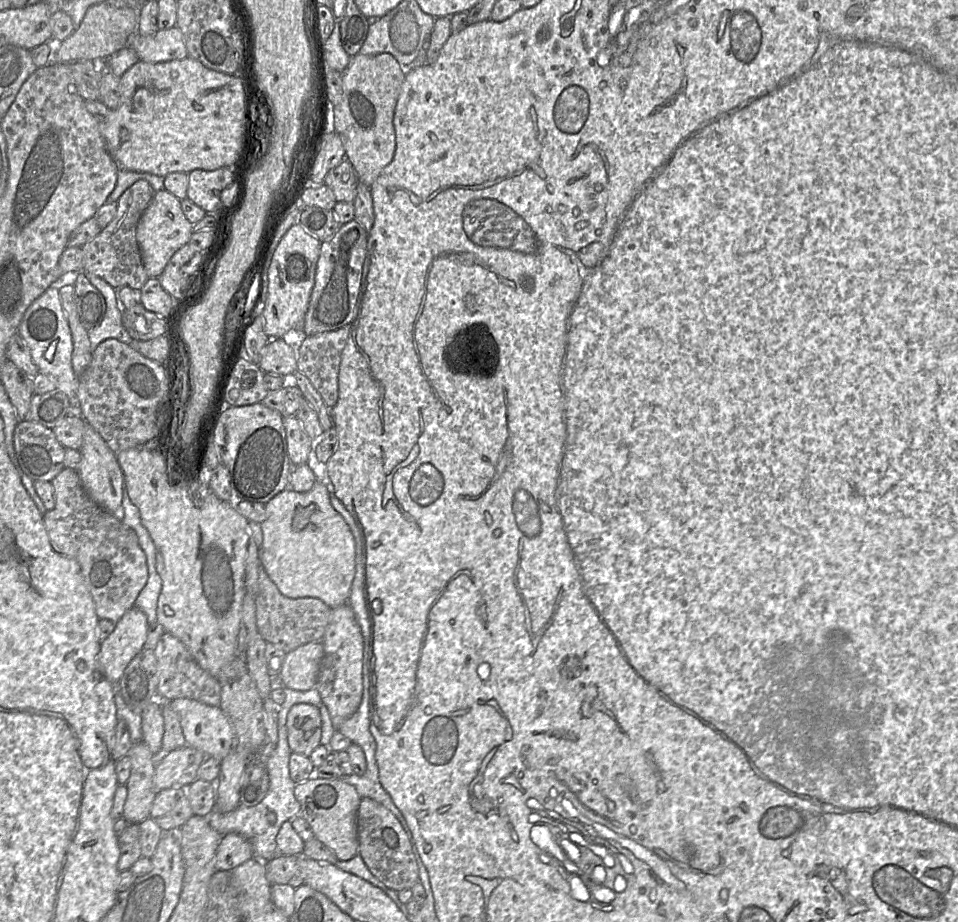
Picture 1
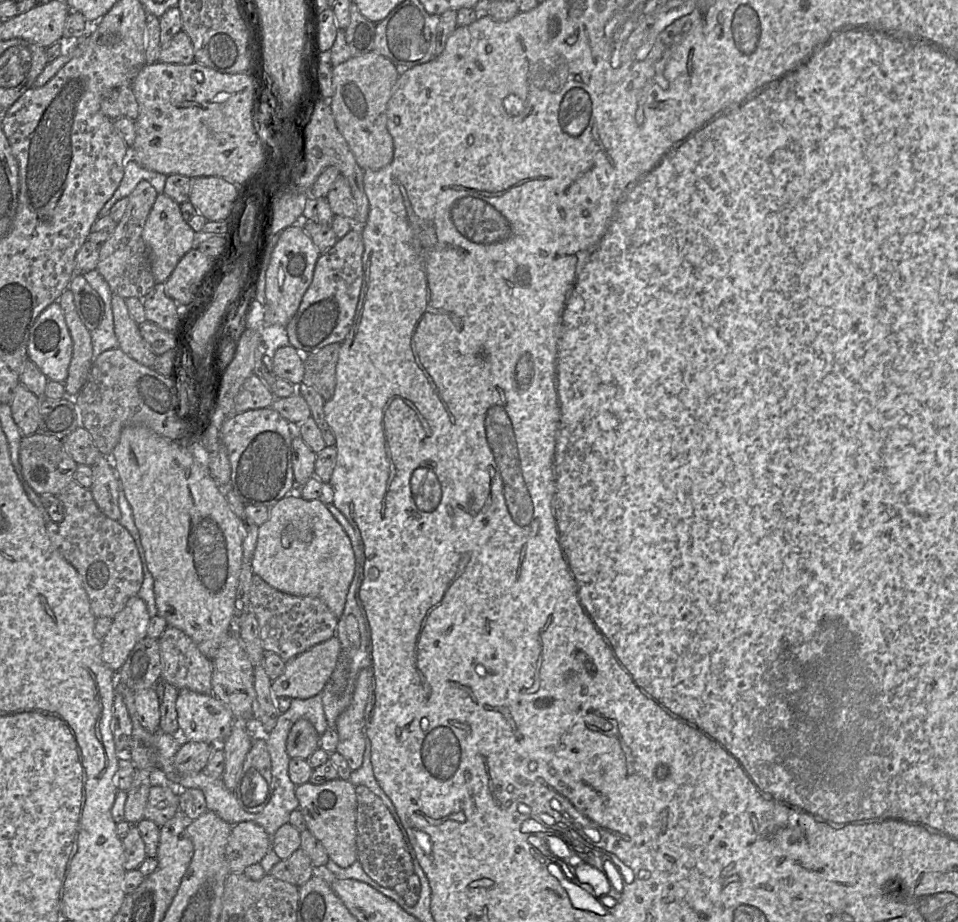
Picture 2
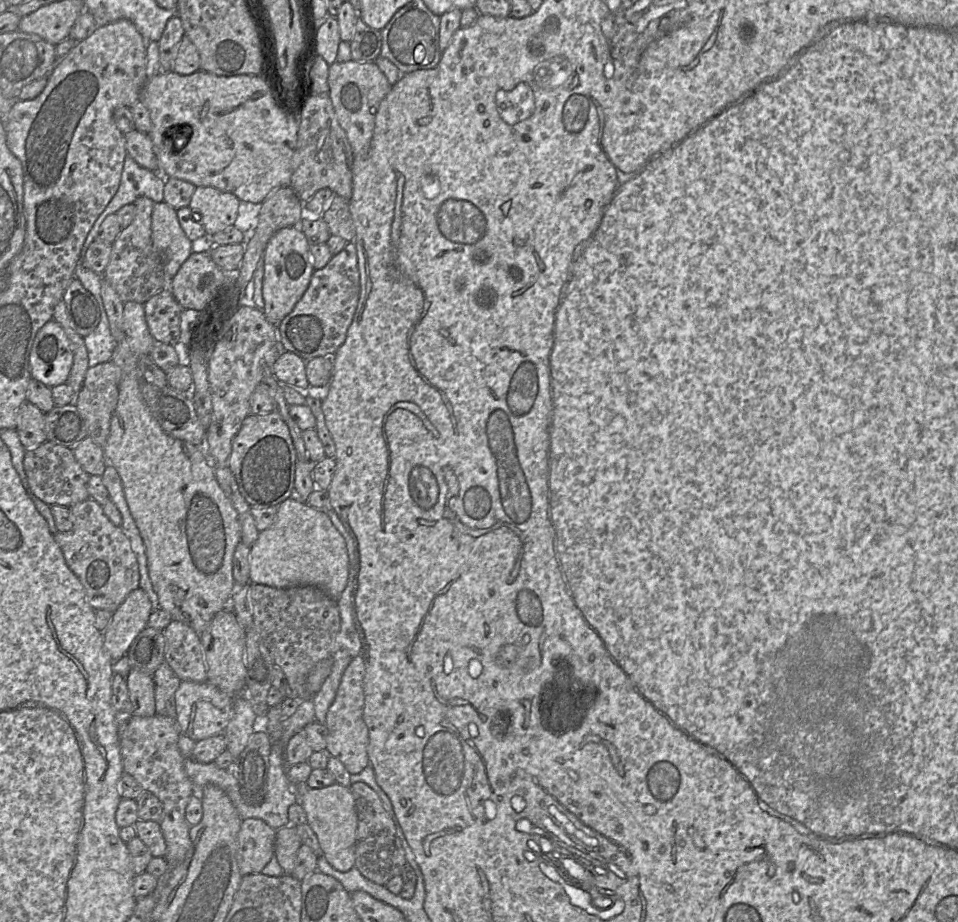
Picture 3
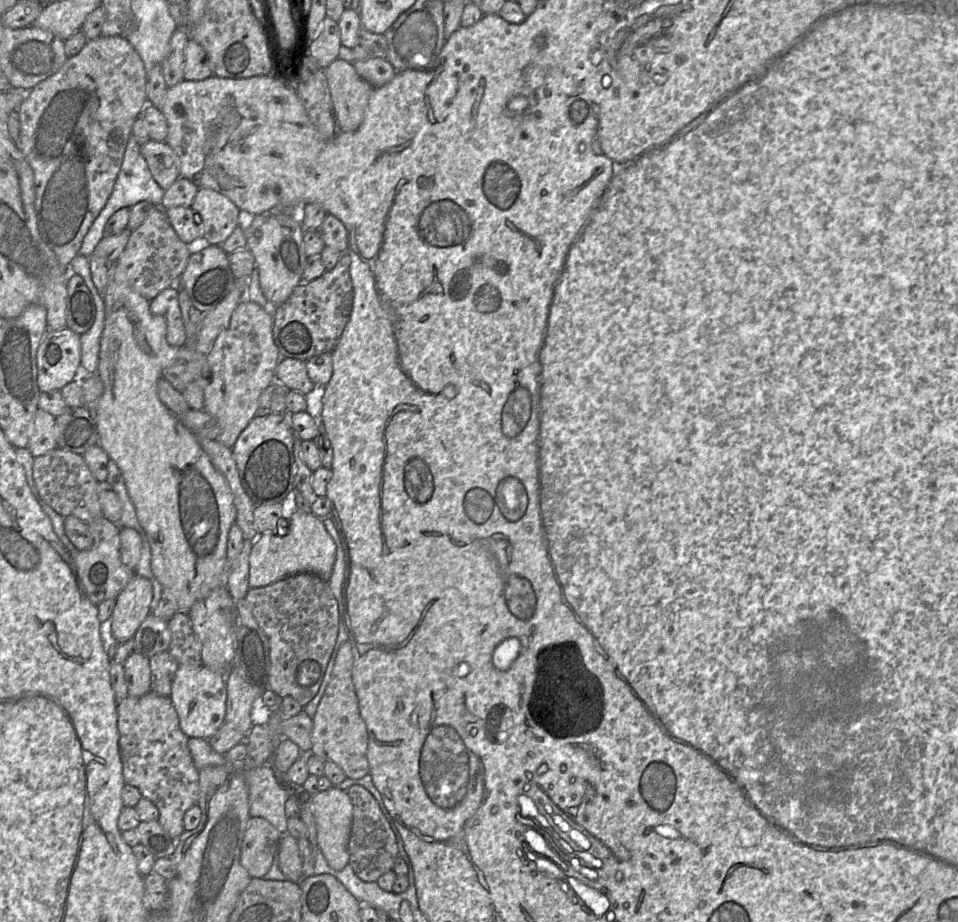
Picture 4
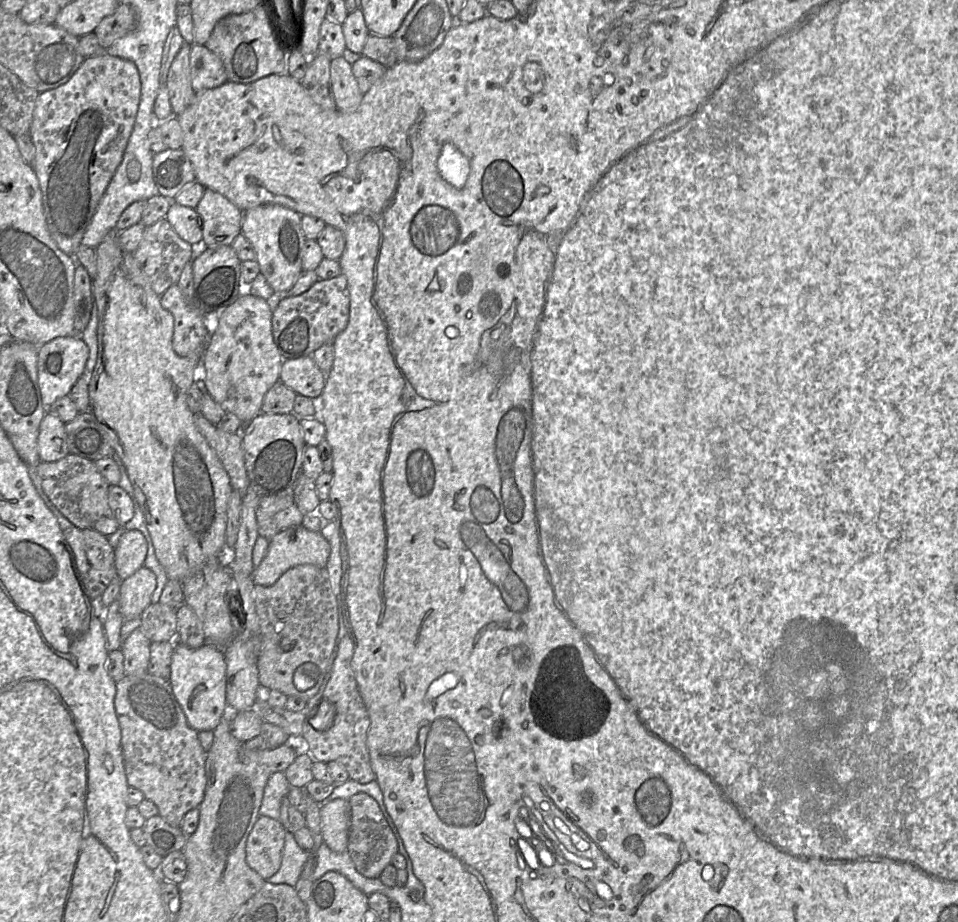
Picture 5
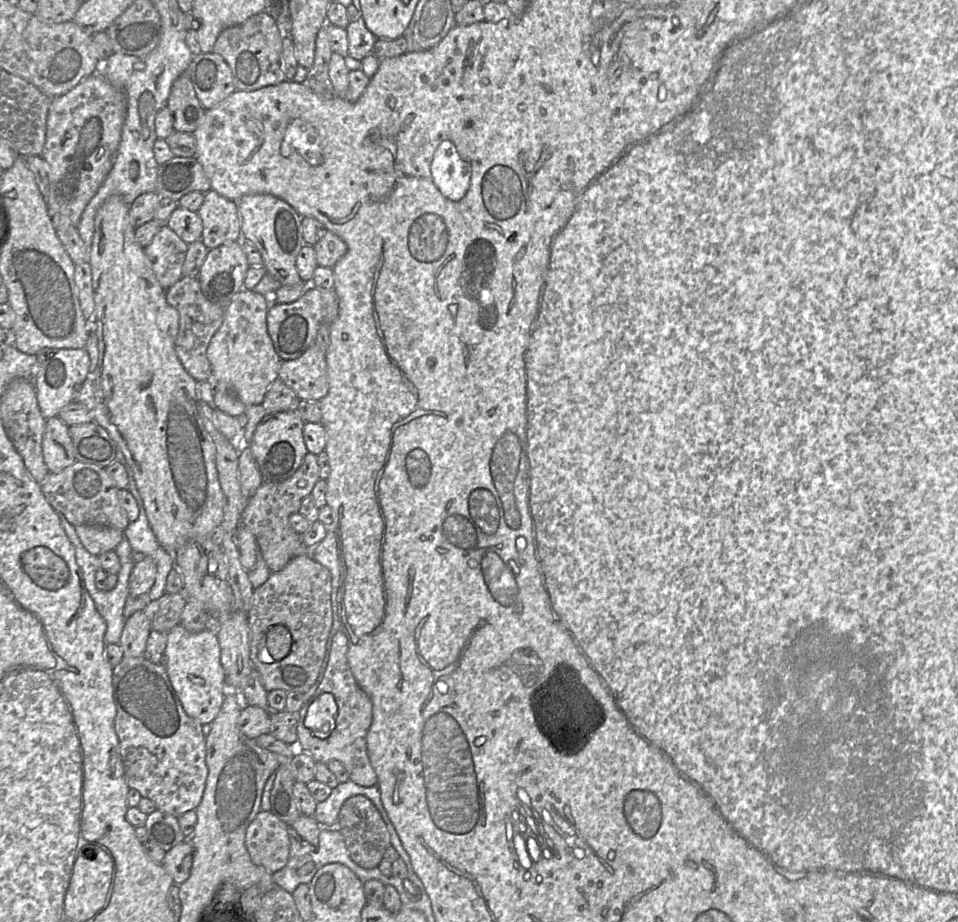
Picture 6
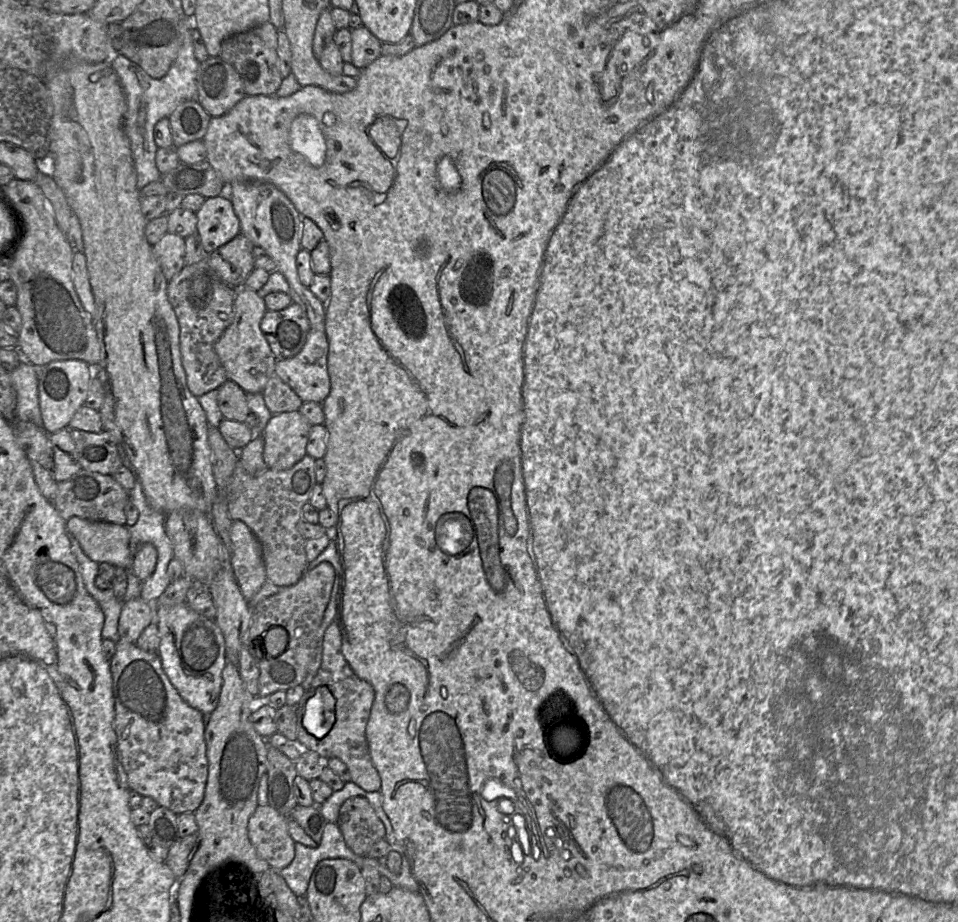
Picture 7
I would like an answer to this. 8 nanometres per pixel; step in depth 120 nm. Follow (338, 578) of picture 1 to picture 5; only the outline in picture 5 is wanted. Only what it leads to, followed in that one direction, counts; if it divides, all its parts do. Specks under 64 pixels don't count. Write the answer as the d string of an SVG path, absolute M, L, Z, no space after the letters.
M302 525L294 528L294 534L287 537L278 537L278 533L269 541L267 553L258 567L254 568L251 579L255 585L271 586L279 577L292 567L298 565L314 565L325 568L329 555L330 545L320 532L312 532Z

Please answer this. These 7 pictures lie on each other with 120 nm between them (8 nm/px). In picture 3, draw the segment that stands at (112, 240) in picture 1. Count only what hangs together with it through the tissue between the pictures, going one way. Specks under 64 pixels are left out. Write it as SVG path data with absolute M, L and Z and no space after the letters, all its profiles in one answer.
M141 196L133 202L136 214L132 223L122 229L112 243L110 261L102 277L112 286L122 302L135 301L144 304L152 296L169 288L170 279L164 271L163 256L156 250L152 241L152 211L155 202Z

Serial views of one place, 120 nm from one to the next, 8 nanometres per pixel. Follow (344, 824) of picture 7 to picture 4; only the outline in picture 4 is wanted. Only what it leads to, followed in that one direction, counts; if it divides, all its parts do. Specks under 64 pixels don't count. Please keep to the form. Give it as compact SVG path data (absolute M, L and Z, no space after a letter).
M351 786L347 791L352 802L353 821L349 839L349 863L358 878L365 882L374 882L390 871L398 855L395 834L382 813L378 802L364 787Z

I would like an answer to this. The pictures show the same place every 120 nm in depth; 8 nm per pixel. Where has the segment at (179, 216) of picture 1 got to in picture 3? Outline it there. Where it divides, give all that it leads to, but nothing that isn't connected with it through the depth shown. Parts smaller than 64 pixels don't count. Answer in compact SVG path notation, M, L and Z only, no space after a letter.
M155 203L152 211L152 241L163 256L164 271L171 279L192 253L192 241L183 231L176 210L165 203Z

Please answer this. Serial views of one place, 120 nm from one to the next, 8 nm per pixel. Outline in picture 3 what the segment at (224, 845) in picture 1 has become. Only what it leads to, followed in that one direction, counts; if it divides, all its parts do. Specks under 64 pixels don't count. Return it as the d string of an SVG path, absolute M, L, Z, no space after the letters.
M261 819L242 820L236 838L236 861L242 876L259 874L275 853L276 831Z

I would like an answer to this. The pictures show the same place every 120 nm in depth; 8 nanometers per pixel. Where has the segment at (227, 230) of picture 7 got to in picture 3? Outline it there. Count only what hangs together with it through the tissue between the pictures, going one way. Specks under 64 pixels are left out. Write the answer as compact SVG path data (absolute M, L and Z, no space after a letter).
M199 186L195 188L189 208L198 212L206 235L212 236L233 226L240 202L230 192Z

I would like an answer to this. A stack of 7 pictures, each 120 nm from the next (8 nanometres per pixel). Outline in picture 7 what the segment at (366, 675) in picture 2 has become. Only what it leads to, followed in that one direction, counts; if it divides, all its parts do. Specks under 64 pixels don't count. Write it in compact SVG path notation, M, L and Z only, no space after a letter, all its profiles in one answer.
M332 622L322 643L322 662L309 689L297 706L297 741L304 751L317 753L323 760L338 758L347 766L351 780L367 792L381 790L381 779L372 763L366 738L375 692L349 667L341 651L339 627Z

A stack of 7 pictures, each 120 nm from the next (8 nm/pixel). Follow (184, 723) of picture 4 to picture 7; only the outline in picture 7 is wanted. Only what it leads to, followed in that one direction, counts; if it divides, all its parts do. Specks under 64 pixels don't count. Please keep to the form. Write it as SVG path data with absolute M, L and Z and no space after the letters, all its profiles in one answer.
M187 603L153 610L153 624L158 627L158 655L162 668L181 698L192 708L210 715L218 705L222 688L222 671L227 663L225 643L215 620L192 610Z

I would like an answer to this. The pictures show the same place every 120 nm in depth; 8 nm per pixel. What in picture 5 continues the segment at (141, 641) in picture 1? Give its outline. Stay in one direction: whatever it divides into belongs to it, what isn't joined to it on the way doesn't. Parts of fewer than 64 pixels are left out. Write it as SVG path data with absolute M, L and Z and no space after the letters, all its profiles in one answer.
M142 566L120 583L119 612L124 621L141 618L144 609L151 604L151 596L156 588L156 575Z

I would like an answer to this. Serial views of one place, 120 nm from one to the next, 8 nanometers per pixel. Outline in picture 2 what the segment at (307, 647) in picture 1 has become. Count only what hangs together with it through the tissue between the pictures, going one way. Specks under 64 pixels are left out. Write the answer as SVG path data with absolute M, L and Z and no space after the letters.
M336 636L319 643L307 651L285 662L283 673L272 681L271 691L275 699L287 697L290 699L309 699L322 693L330 680L340 657L341 646Z

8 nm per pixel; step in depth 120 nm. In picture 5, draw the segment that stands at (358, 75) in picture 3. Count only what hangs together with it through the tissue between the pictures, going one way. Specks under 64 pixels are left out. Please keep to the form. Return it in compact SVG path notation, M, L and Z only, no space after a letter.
M344 57L331 60L330 82L337 109L346 113L355 111L362 101L363 93L353 74L352 65Z

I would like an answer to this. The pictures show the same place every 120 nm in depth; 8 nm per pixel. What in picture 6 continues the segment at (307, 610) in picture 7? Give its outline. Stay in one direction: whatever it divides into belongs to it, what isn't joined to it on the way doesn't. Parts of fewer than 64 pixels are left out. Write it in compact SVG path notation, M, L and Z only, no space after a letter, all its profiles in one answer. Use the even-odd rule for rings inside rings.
M306 555L294 557L281 571L271 573L265 583L254 589L252 608L248 613L250 659L253 668L259 673L263 687L267 692L283 690L287 693L298 692L304 694L317 680L333 623L331 591L330 571ZM275 625L285 626L292 637L290 652L280 661L275 661L266 647L267 633Z

